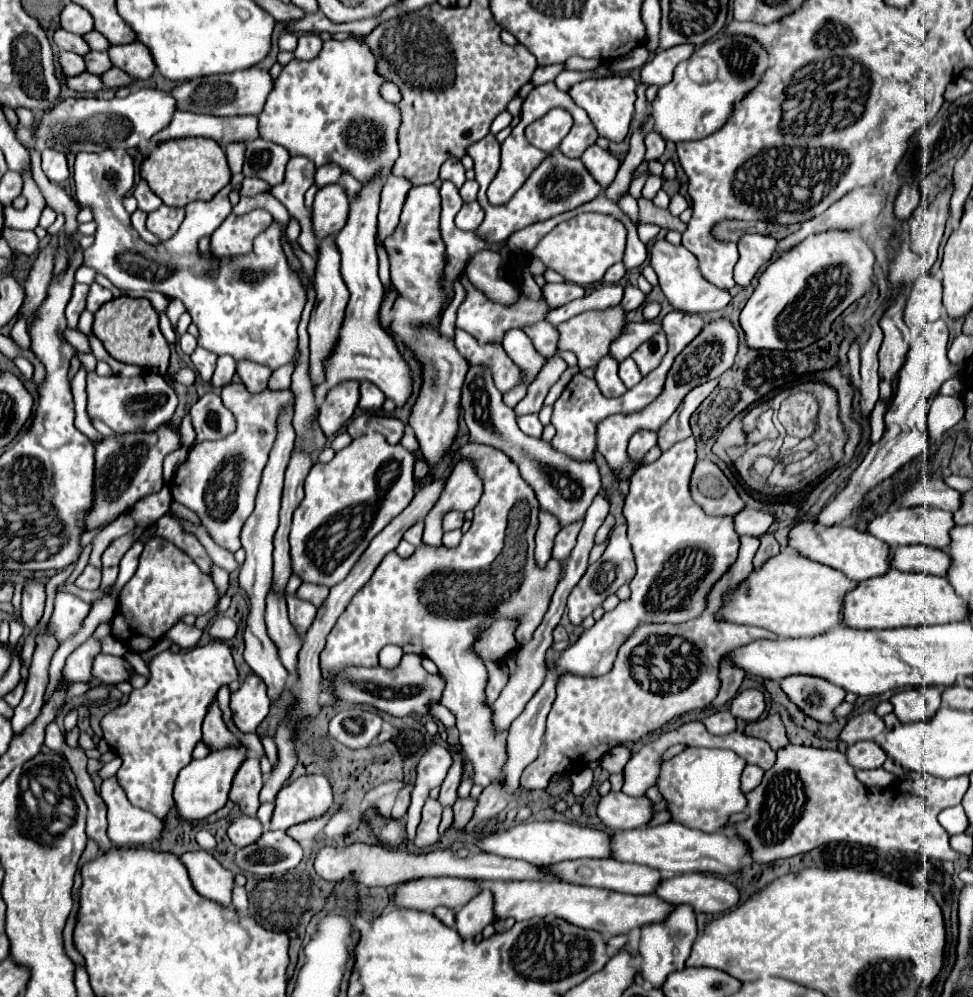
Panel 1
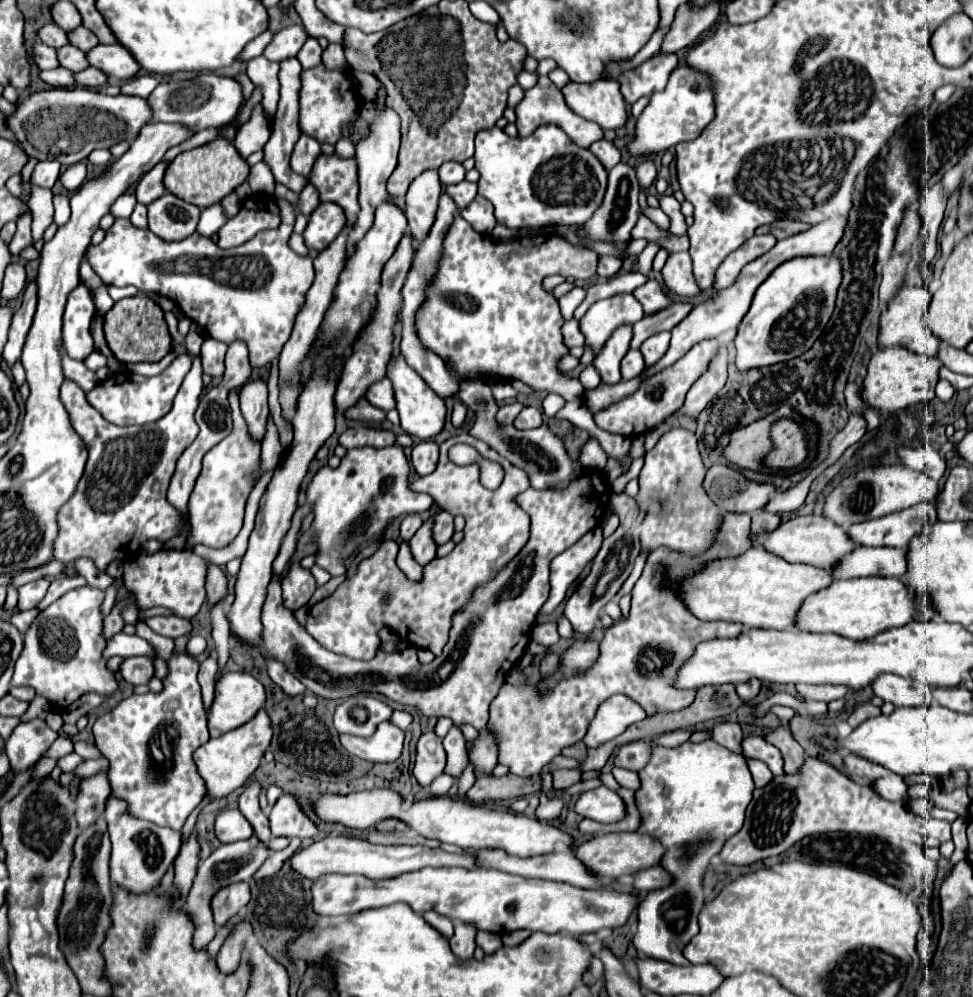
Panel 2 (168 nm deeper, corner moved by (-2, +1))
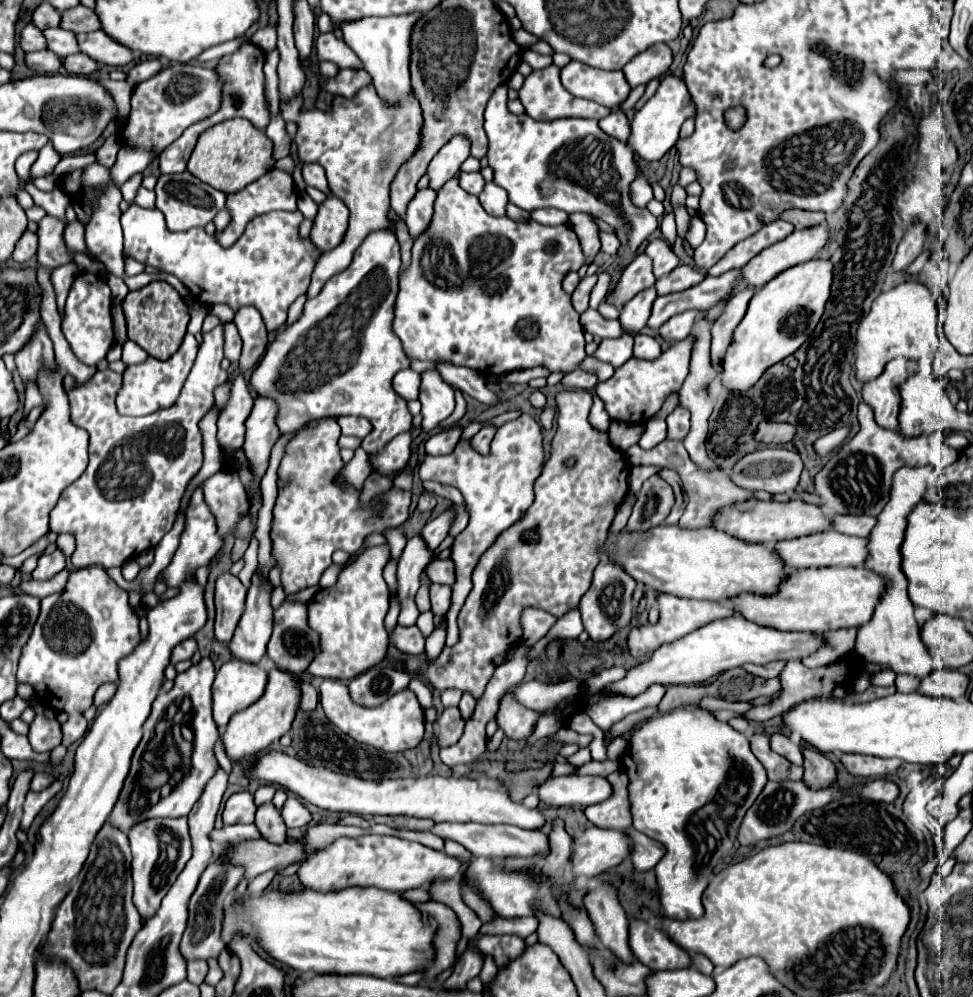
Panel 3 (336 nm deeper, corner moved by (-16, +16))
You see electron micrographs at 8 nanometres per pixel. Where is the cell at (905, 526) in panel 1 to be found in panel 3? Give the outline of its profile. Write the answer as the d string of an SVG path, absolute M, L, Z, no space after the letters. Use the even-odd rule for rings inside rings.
M844 514L844 516L832 516L830 528L836 530L836 532L840 532L840 534L866 538L870 534L870 530L874 528L874 524L876 524L876 518L872 518L872 516Z

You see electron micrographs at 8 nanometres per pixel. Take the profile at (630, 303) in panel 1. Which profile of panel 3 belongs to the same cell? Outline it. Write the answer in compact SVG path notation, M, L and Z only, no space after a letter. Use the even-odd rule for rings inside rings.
M678 266L676 270L672 270L662 280L656 280L656 290L658 290L658 294L682 292L682 290L688 290L688 288L700 284L704 278L706 278L706 274L698 272L692 266Z

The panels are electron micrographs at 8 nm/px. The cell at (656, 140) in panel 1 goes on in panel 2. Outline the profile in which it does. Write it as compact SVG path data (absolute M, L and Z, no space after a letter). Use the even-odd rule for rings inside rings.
M642 159L638 169L636 169L636 175L638 175L638 183L640 183L640 189L642 187L650 187L656 179L656 165L652 159Z

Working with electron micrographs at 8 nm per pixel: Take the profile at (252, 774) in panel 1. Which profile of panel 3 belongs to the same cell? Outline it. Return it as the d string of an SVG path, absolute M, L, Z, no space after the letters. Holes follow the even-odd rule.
M264 804L258 808L254 826L260 830L262 838L272 844L284 844L286 842L286 824L280 816L280 810L276 810L272 804Z

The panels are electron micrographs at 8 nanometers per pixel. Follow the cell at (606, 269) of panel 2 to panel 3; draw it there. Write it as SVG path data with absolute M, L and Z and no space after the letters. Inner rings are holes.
M600 230L600 234L598 234L598 238L600 238L600 244L602 244L602 252L606 252L606 254L610 254L610 256L614 256L616 254L616 248L620 246L620 242L618 242L618 238L612 234L612 232L602 232Z

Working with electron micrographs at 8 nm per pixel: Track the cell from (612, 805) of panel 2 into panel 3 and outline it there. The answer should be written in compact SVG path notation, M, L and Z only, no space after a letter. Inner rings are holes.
M552 776L540 782L534 790L540 802L552 808L560 806L590 806L606 800L612 788L606 778L600 776Z

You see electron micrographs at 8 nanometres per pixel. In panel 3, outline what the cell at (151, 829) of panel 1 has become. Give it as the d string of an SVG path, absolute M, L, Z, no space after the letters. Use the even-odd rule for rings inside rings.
M152 818L142 824L136 824L130 832L130 846L132 846L132 880L134 880L134 904L144 920L152 918L160 908L162 898L168 894L170 884L178 878L184 870L186 862L192 856L192 842L188 832L188 820L176 818Z

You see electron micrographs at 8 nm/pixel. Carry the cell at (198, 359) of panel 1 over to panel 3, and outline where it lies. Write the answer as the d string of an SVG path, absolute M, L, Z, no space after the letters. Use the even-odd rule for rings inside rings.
M232 322L224 326L224 338L226 338L224 356L226 356L232 364L238 364L240 350L242 350L242 340L240 340L240 334L236 332L236 326L234 326Z

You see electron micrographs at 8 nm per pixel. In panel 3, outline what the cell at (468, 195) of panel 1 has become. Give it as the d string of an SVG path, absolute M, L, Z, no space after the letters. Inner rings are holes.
M462 172L462 174L460 174L460 186L462 186L468 194L478 196L478 194L482 192L484 184L486 184L486 182L484 182L484 178L482 178L480 172L470 172L470 174Z

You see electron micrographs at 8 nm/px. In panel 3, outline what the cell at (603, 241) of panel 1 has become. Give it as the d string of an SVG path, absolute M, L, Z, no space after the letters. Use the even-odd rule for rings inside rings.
M454 176L452 180L448 180L436 198L436 212L432 216L432 222L428 224L428 228L414 240L412 246L412 260L410 264L404 268L404 272L400 274L400 290L398 290L398 298L396 298L396 308L394 308L394 322L392 322L392 332L396 332L396 336L402 342L402 348L406 352L408 358L412 360L426 360L432 364L438 362L452 362L456 366L466 366L472 370L478 370L480 374L492 374L492 376L500 376L500 374L508 374L512 370L518 368L534 368L534 366L546 366L552 372L572 372L580 366L580 362L584 360L586 352L584 352L584 332L580 326L580 314L572 308L570 296L562 290L562 278L568 272L574 272L582 266L584 262L584 254L582 248L578 244L576 234L572 232L570 226L562 224L562 226L544 226L538 224L534 220L526 220L526 222L514 222L508 216L496 218L490 216L480 200L468 192L464 192L458 186L458 176Z

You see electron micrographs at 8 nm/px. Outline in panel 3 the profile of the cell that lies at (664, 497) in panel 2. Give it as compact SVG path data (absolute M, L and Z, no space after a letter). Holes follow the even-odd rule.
M676 408L668 416L668 438L670 440L682 440L690 430L690 412L686 408Z

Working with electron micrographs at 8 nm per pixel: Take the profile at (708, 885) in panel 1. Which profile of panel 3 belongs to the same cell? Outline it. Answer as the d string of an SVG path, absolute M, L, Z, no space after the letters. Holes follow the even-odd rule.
M630 828L626 832L628 832L628 836L632 836L632 856L630 858L634 862L634 868L636 870L652 870L664 856L664 846L634 828Z

